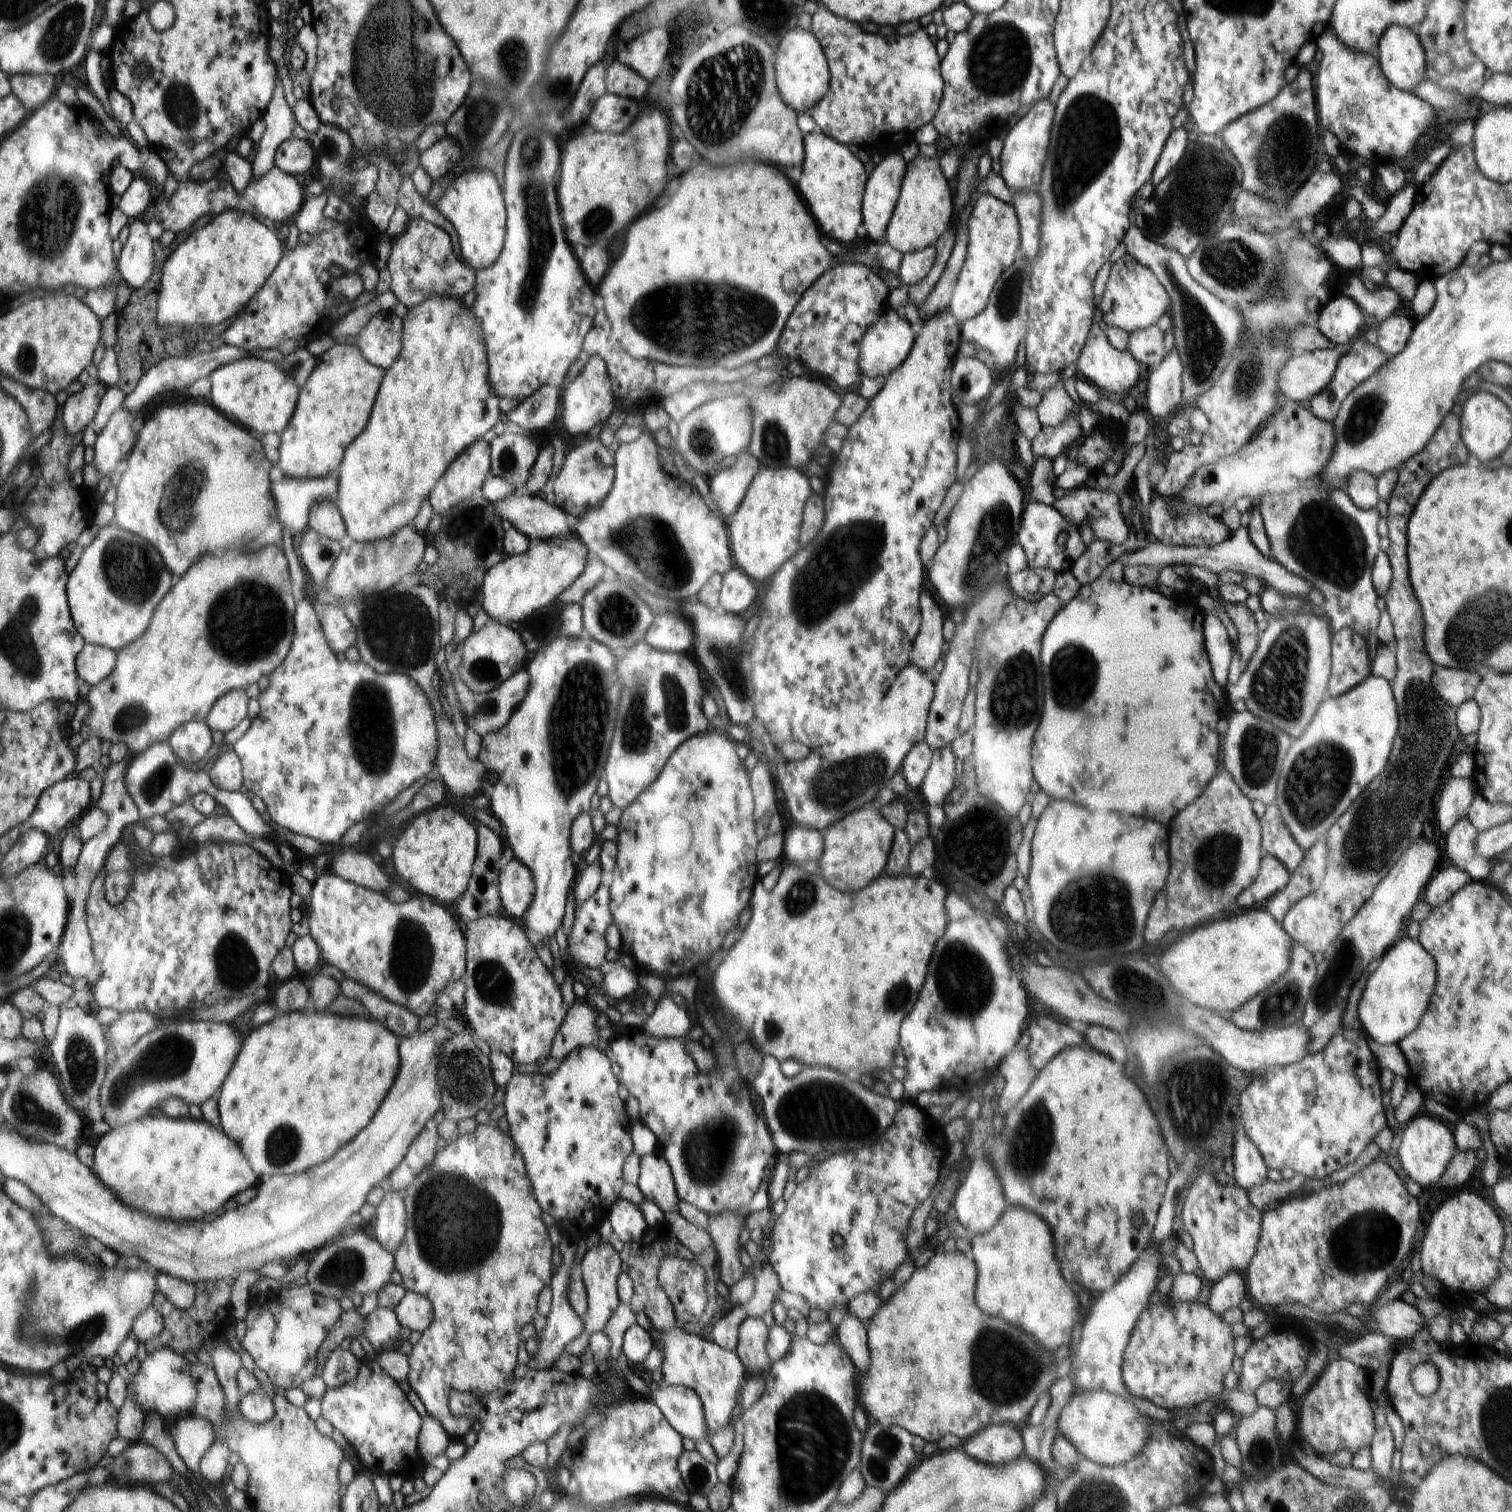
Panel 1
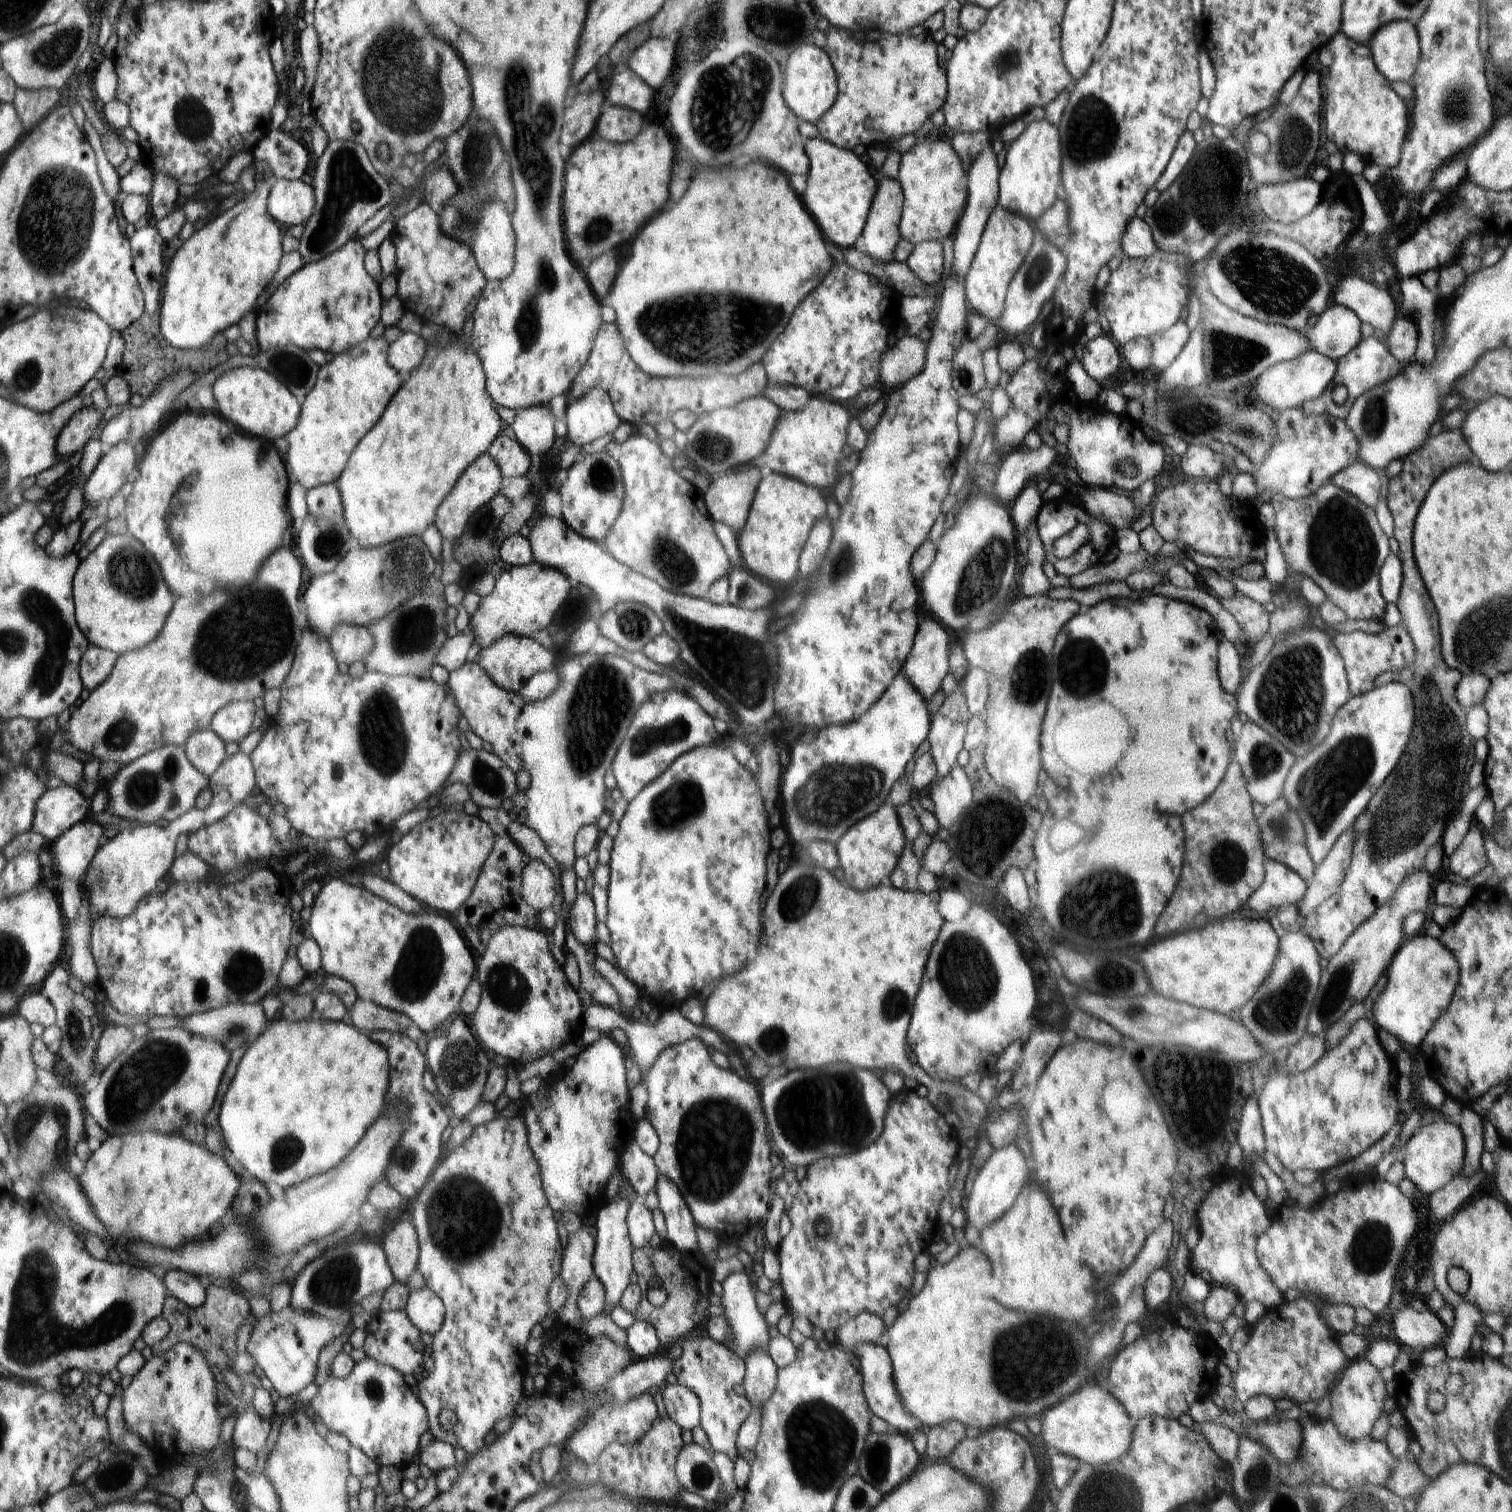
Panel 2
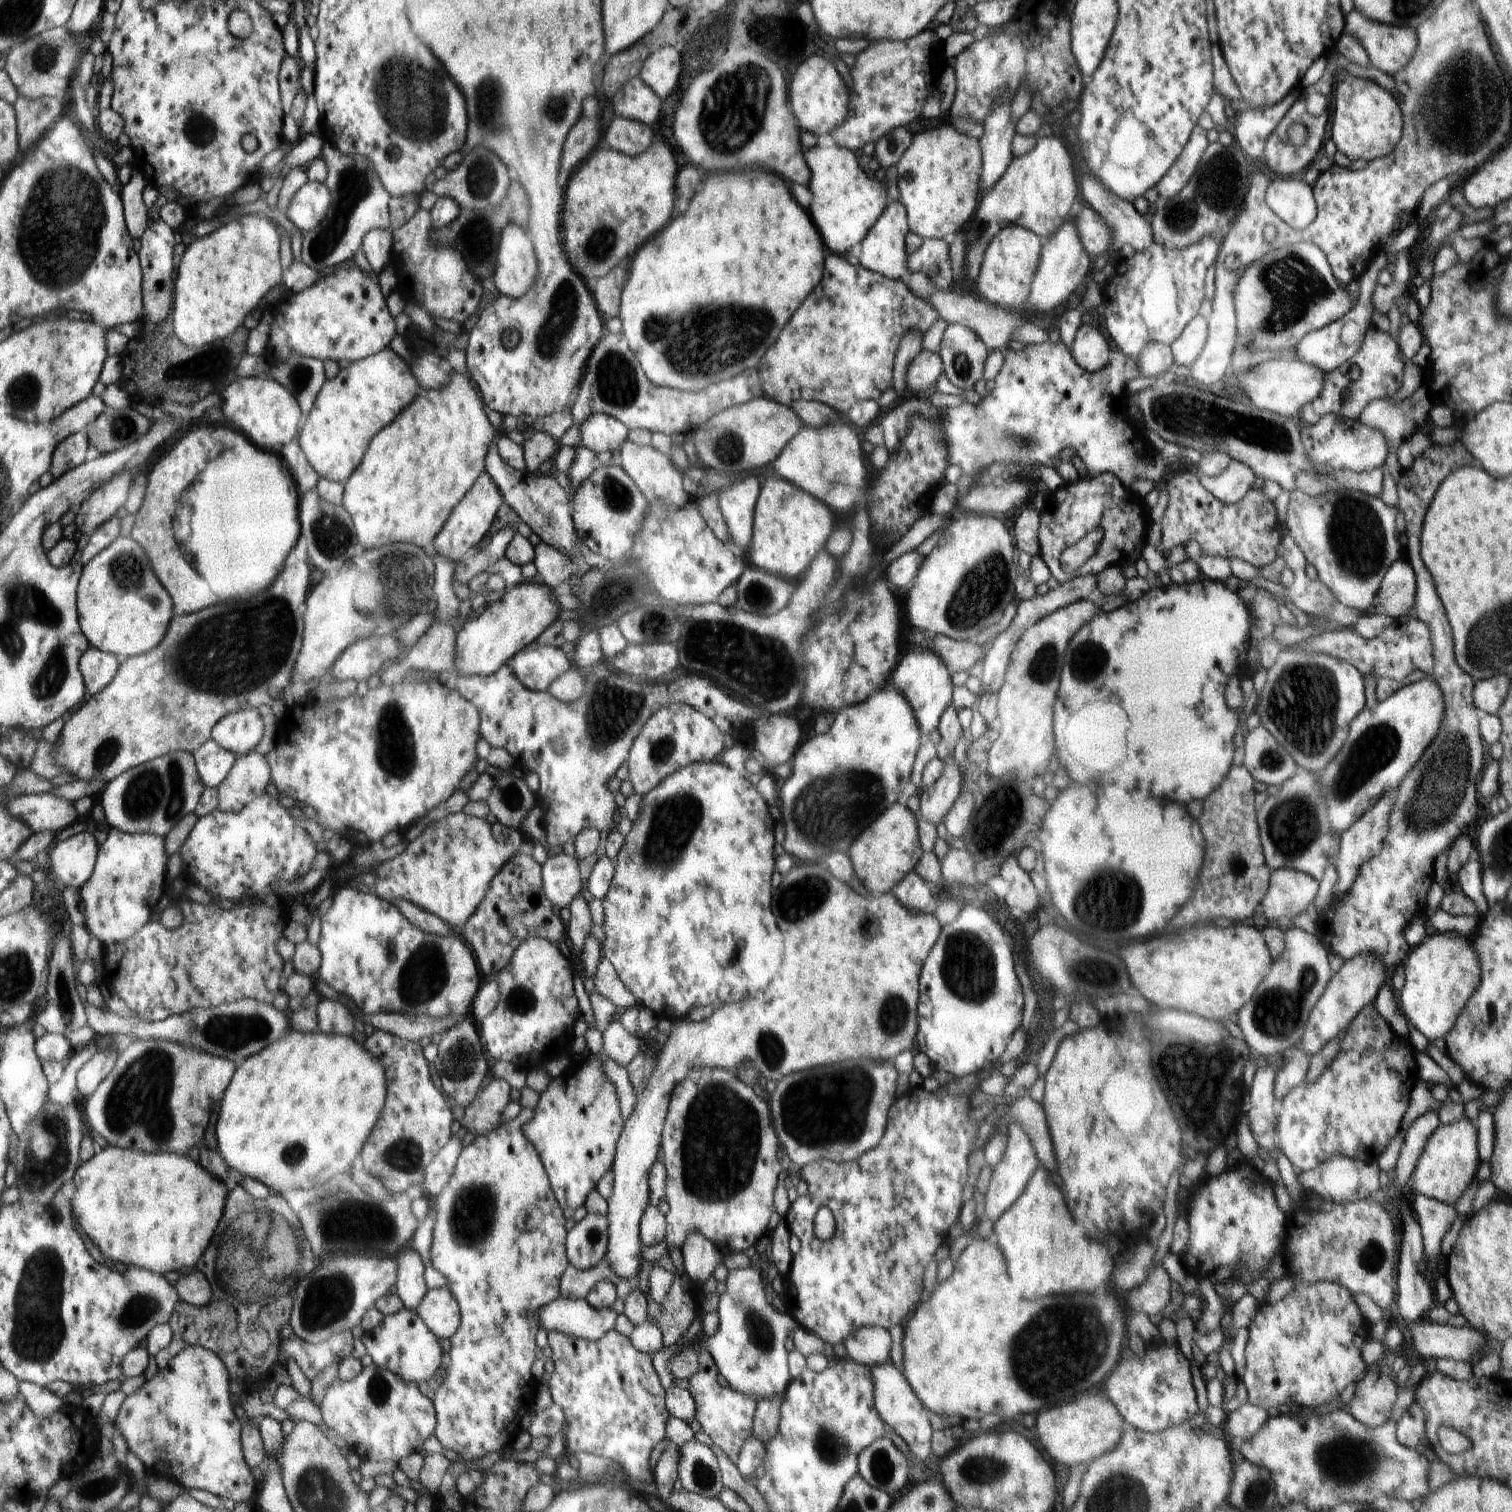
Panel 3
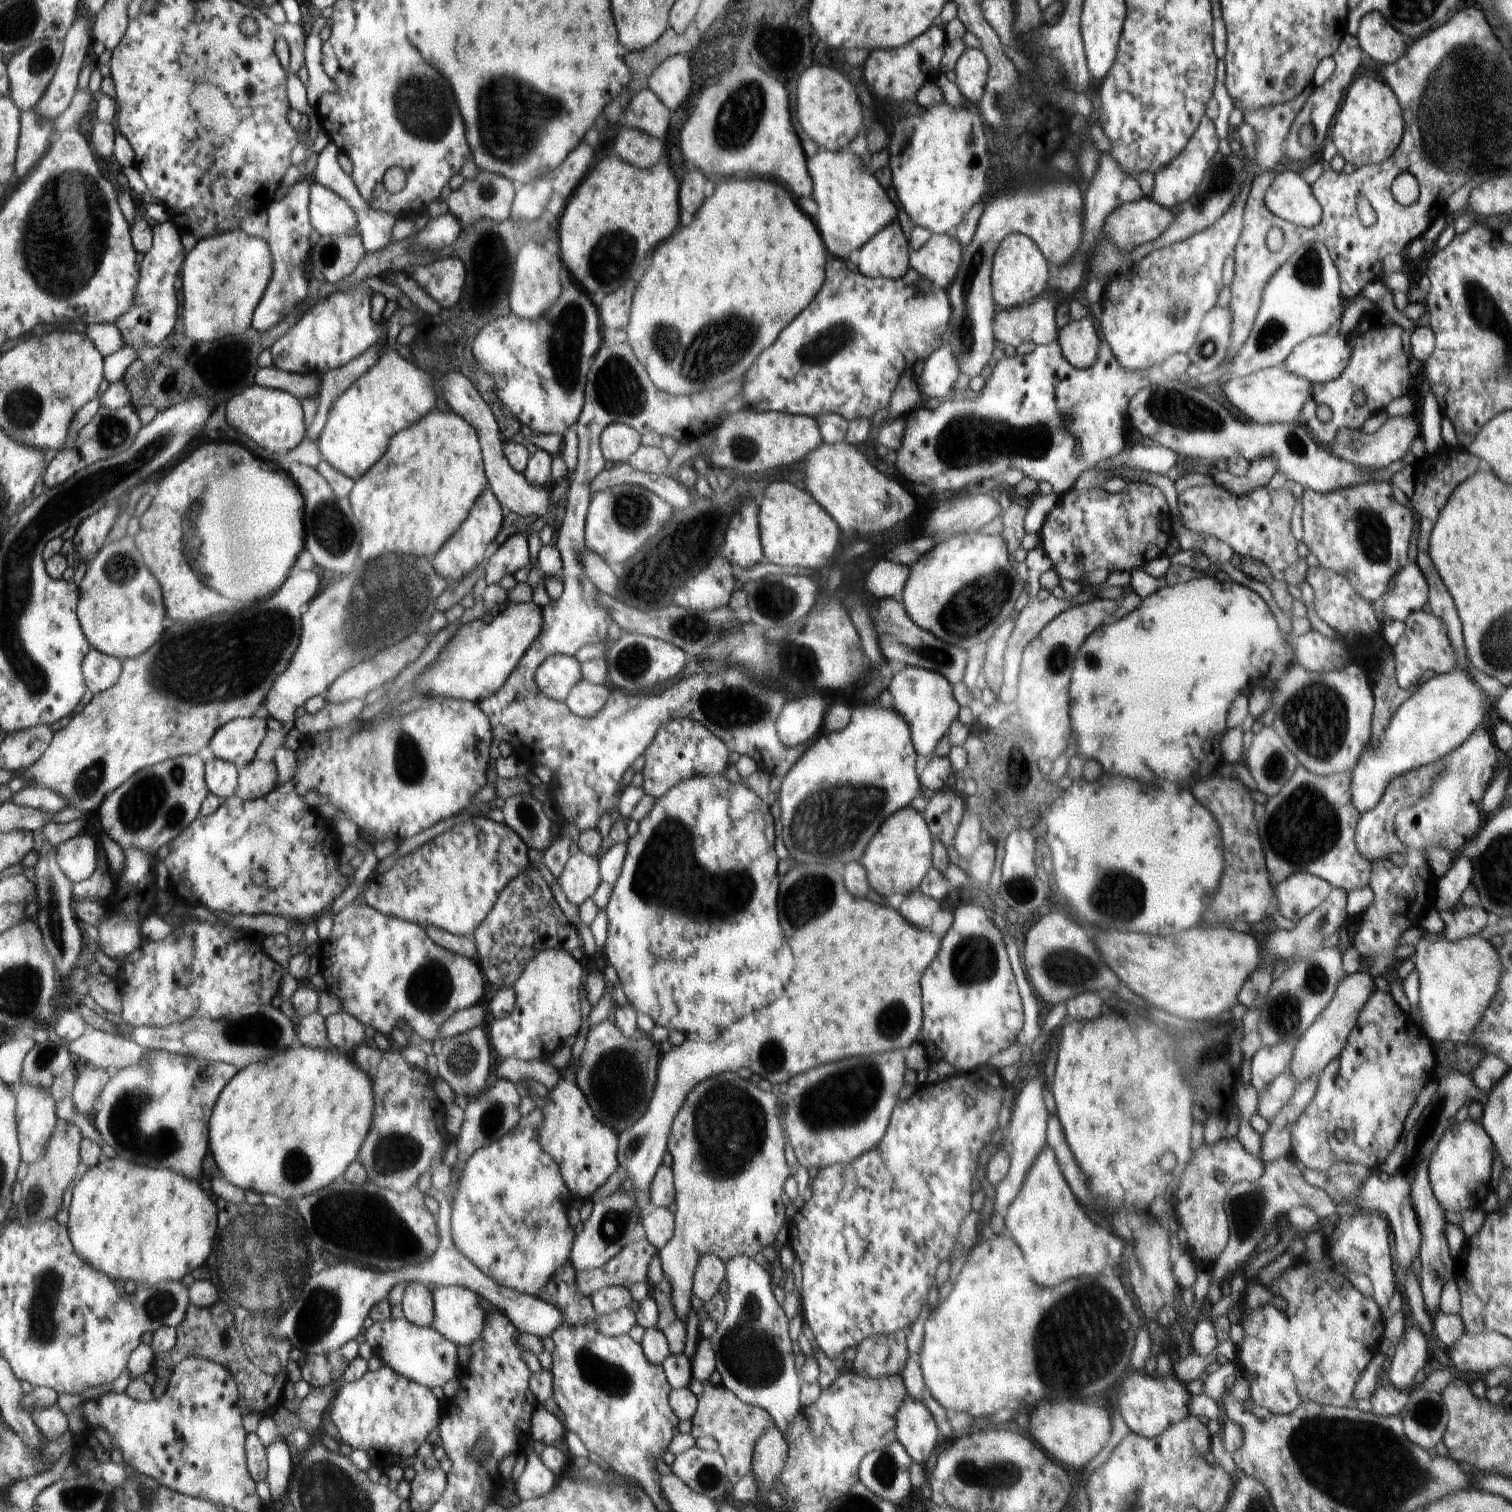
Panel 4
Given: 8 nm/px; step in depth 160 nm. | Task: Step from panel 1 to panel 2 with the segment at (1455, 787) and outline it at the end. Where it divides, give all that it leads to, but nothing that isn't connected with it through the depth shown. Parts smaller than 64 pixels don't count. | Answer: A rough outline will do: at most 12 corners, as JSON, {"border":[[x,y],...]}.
{"border":[[1484,785],[1465,789],[1458,810],[1440,840],[1445,855],[1460,846],[1471,829],[1476,807],[1488,796]]}

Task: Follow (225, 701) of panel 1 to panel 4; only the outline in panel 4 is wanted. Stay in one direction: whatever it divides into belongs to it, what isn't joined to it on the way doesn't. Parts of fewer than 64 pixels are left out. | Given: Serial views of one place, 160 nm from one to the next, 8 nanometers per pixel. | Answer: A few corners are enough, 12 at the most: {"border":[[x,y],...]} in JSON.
{"border":[[266,719],[226,723],[209,744],[214,757],[238,772],[256,756]]}

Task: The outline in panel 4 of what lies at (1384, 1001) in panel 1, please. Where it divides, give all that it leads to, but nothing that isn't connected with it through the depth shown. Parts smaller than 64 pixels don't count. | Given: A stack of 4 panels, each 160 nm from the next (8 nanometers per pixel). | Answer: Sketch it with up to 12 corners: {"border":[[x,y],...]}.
{"border":[[1423,932],[1412,957],[1422,1028],[1464,1044],[1503,962],[1479,934]]}

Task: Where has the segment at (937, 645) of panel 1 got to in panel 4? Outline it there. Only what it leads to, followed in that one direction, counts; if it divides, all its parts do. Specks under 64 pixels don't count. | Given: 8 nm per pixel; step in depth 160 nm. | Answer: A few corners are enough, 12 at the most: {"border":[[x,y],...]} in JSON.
{"border":[[910,665],[888,687],[917,754],[931,759],[960,710],[952,685]]}

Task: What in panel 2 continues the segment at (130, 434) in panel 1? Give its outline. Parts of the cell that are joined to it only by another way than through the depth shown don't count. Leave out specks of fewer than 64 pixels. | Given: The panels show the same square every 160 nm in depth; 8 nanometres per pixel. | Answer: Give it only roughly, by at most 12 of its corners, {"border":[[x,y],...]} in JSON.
{"border":[[128,443],[108,448],[81,483],[85,507],[108,502],[136,460]]}

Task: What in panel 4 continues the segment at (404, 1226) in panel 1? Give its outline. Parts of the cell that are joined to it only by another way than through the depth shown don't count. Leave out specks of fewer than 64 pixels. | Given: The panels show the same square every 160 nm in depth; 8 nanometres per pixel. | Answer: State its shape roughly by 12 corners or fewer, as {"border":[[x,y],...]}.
{"border":[[412,1282],[402,1301],[404,1317],[432,1327],[433,1293]]}

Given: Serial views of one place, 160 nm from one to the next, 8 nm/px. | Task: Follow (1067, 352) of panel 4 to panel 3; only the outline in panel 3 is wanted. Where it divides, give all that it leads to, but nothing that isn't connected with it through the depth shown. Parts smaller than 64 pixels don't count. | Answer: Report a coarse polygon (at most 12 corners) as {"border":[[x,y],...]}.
{"border":[[1092,325],[1076,331],[1071,358],[1088,372],[1100,371],[1111,353]]}

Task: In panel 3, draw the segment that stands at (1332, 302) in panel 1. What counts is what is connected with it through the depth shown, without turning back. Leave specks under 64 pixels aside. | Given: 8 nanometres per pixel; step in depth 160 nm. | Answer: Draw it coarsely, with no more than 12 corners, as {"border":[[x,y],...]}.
{"border":[[1427,226],[1392,234],[1358,279],[1359,300],[1310,331],[1298,359],[1331,373],[1358,352],[1372,326],[1371,296],[1391,251],[1413,247]]}

